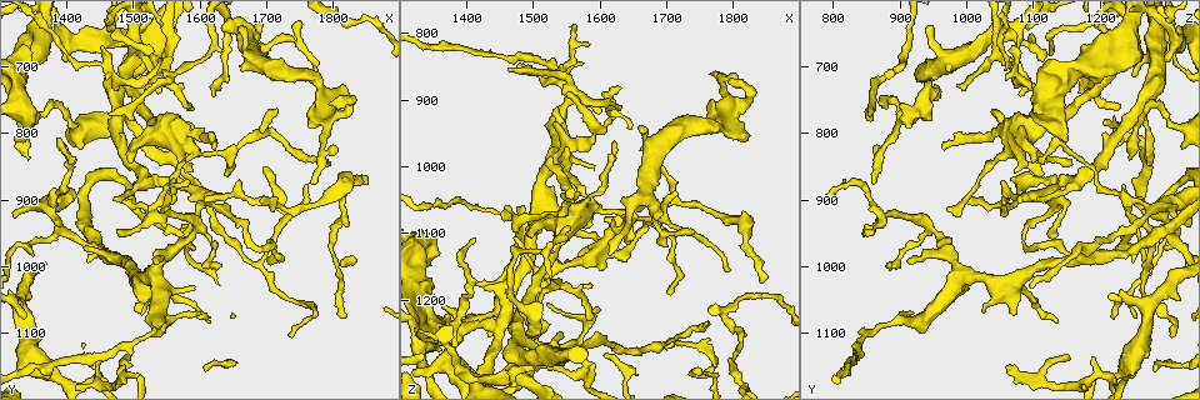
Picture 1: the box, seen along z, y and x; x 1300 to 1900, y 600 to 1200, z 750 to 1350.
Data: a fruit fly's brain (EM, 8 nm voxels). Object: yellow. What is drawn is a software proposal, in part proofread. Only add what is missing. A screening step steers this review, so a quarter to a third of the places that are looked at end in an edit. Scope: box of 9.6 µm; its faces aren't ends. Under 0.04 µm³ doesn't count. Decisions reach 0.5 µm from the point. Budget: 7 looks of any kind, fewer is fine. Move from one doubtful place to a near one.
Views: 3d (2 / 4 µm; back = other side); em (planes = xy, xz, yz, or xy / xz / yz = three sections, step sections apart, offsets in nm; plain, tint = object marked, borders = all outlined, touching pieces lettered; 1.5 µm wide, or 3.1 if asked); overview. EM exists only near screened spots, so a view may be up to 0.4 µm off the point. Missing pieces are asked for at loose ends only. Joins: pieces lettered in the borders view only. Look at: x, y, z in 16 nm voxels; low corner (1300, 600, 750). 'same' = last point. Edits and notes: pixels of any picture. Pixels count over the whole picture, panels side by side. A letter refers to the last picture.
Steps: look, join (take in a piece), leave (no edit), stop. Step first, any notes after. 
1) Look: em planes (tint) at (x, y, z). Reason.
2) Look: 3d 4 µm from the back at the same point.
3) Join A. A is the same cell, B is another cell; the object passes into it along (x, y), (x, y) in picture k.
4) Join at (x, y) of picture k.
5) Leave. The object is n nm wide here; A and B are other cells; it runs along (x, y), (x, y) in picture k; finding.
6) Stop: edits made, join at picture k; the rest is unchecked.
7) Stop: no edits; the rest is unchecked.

Look: em xz step 8 (borders) at (1620, 820, 960). An open end.

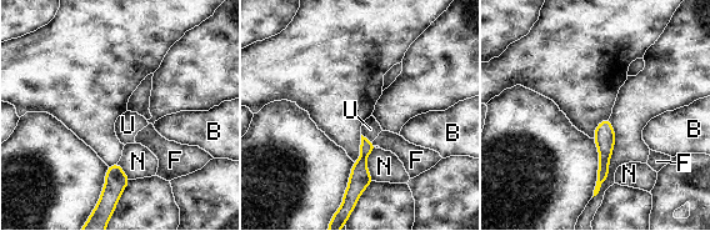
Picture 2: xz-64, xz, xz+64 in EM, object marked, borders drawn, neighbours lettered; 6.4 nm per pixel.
Look: em planes (borders) at the same point. Cut it another way.

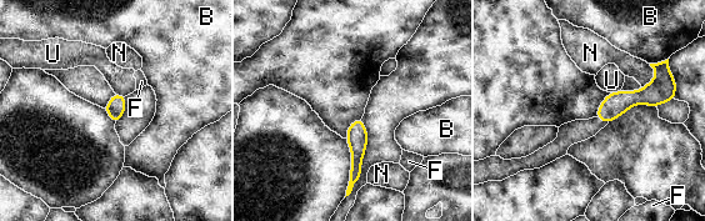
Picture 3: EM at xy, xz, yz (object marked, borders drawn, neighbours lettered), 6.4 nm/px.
Leave. B, F, N and U are other cells; none of them fits.

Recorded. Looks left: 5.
Look: em xz step 8 (borders) at (1820, 750, 945). Free end.

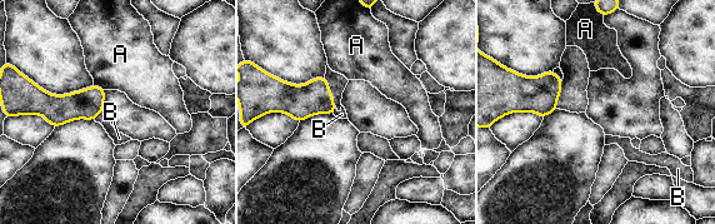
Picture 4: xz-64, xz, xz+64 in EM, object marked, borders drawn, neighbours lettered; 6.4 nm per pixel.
Leave. A and B are other cells; a border runs along (103, 110), (94, 119) in picture 4; none of them fits.

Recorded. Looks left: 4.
Look: em xz step 4 (tint) at (1840, 875, 1180). End of a long branch.

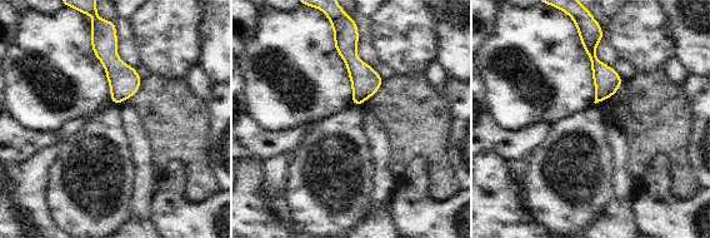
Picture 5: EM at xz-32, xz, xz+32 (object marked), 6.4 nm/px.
Look: em xz step 4 (borders) at the same point.

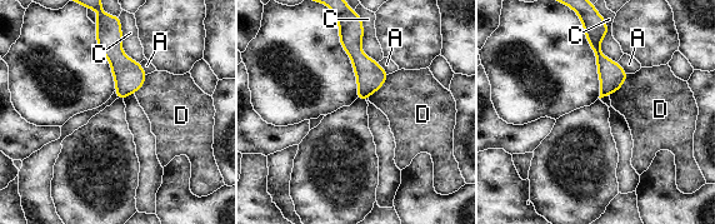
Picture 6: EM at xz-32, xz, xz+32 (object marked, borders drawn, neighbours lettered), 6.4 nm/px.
Leave. The longest contact is with C, 260 nm; A, C and D are other cells; a border runs along (120, 29), (121, 49), (139, 63) in picture 6; no lettered piece goes on from it.

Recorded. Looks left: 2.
Stop: no edits; the rest is unchecked.

